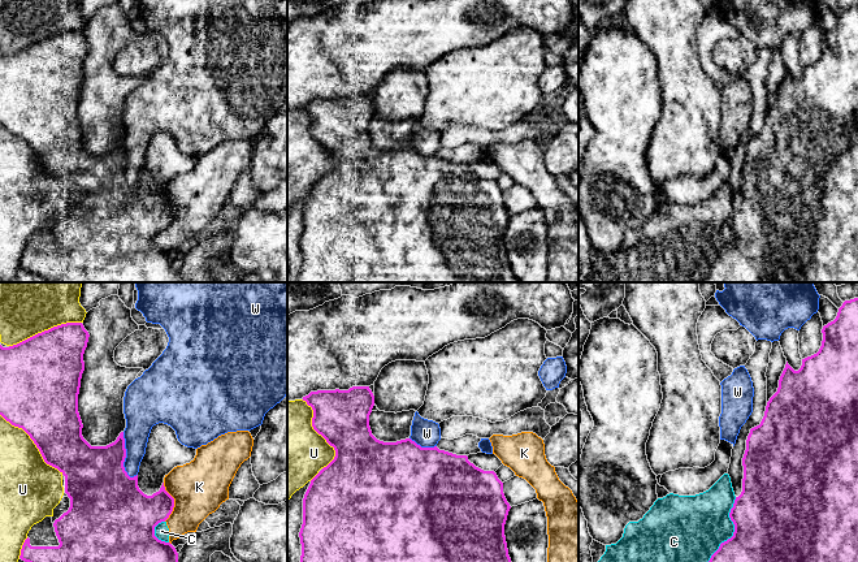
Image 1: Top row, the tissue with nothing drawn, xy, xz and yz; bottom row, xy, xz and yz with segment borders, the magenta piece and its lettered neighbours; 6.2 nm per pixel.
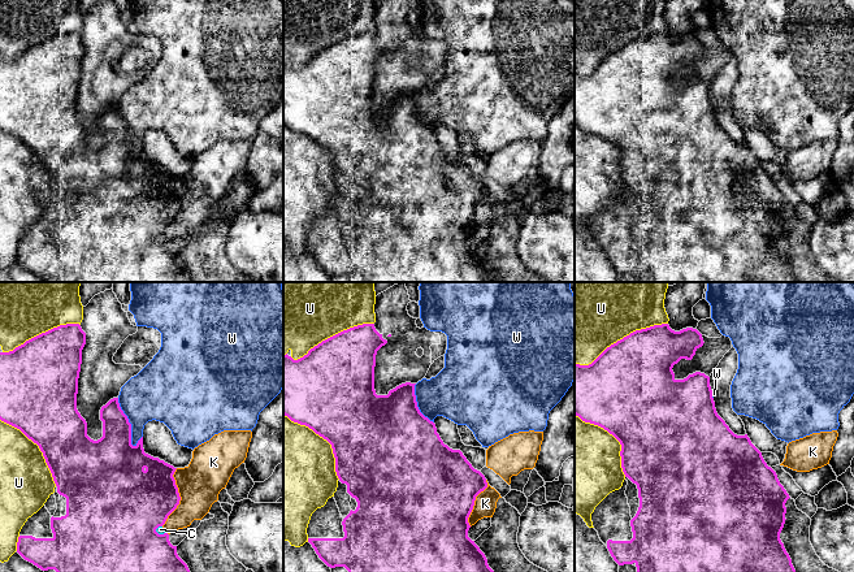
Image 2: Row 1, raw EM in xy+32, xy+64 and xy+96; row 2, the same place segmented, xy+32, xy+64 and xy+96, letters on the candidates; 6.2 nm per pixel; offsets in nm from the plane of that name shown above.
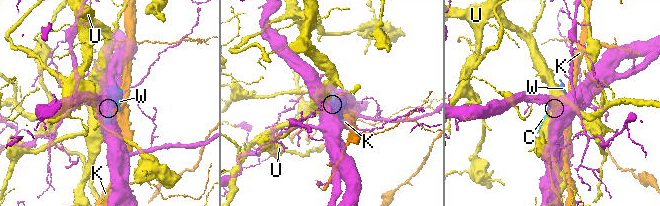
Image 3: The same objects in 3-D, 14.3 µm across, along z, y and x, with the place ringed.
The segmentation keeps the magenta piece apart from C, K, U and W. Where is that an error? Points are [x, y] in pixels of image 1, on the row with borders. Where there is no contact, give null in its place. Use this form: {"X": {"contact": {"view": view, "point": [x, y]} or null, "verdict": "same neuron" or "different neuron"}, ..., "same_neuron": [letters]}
{"C": {"contact": {"view": "yz", "point": [735, 531]}, "verdict": "different neuron"}, "K": {"contact": {"view": "xy", "point": [173, 502]}, "verdict": "different neuron"}, "U": {"contact": {"view": "xz", "point": [319, 433]}, "verdict": "different neuron"}, "W": {"contact": {"view": "xy", "point": [125, 455]}, "verdict": "different neuron"}, "same_neuron": []}

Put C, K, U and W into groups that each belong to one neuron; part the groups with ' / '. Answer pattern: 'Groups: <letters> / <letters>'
Groups: C K / U / W

